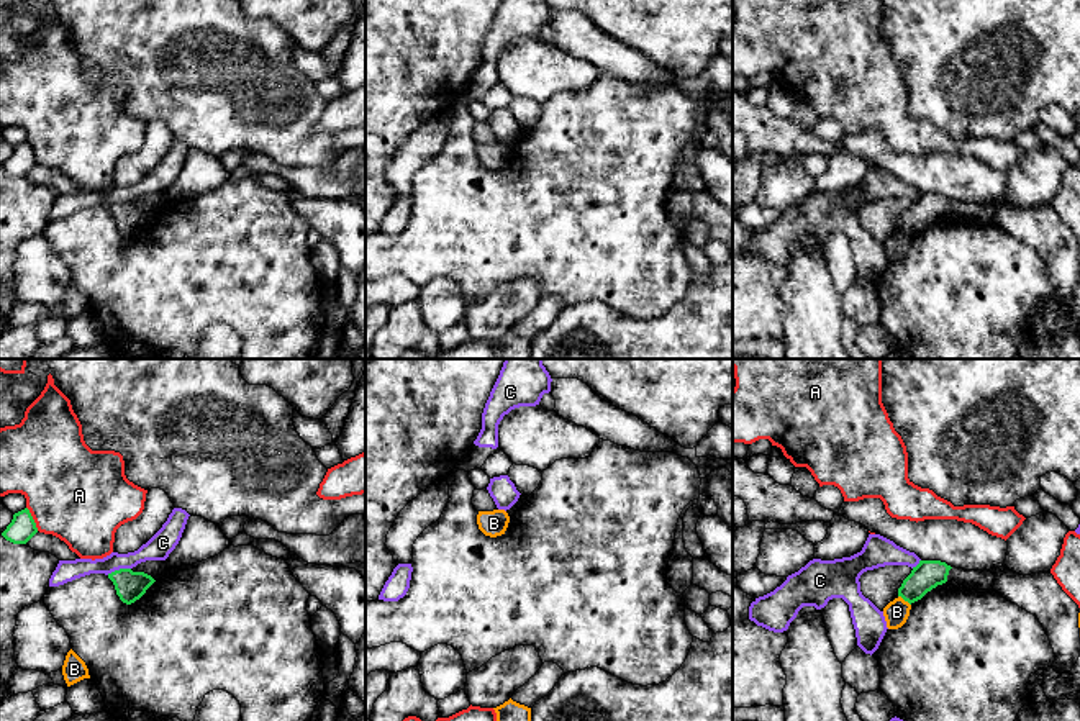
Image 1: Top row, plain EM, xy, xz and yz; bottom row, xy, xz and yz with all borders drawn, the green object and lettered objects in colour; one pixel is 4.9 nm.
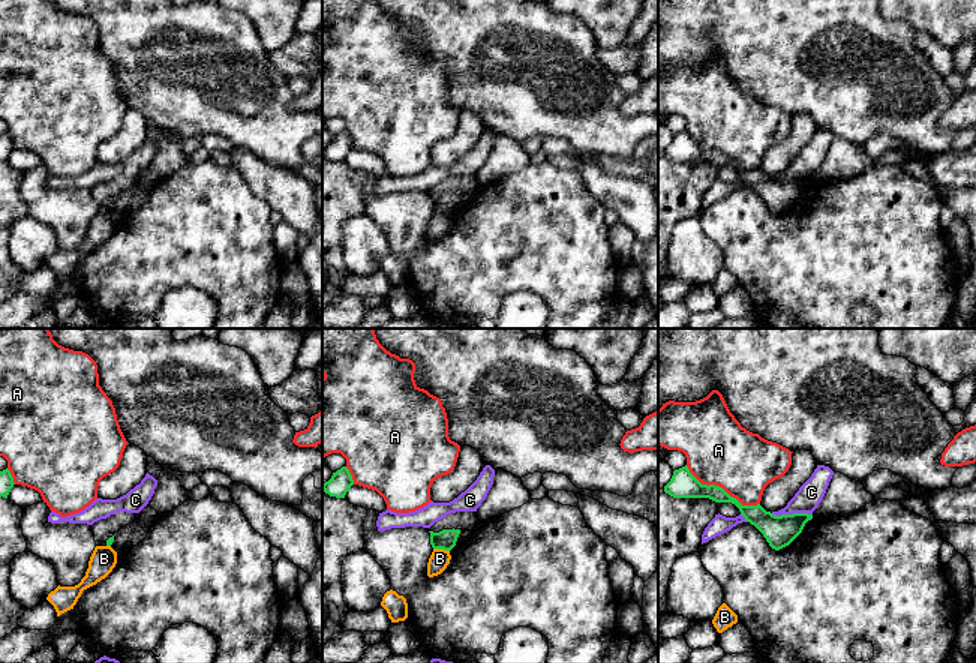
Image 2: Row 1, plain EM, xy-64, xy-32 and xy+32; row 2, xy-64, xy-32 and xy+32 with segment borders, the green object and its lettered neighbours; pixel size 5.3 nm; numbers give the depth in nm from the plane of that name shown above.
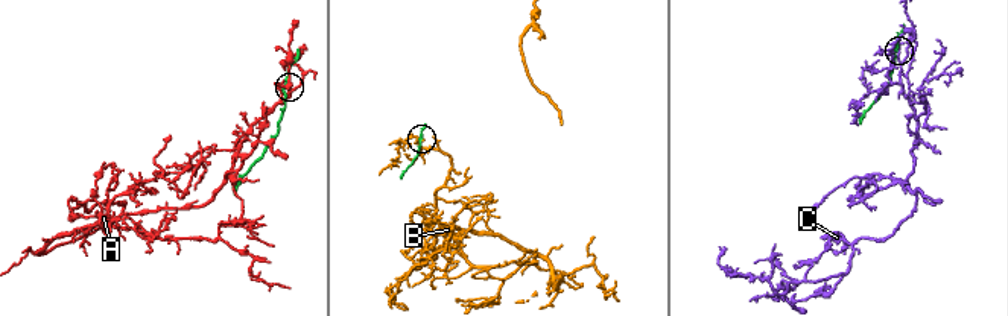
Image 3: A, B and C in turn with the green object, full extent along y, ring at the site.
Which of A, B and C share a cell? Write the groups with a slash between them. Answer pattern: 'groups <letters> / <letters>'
groups A / B / C

